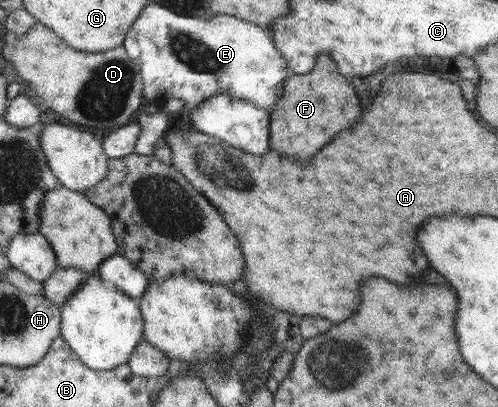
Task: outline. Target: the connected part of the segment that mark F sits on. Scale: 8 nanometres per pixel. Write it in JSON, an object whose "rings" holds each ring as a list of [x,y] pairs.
{"rings":[[[327,55],[317,57],[315,67],[305,75],[291,75],[283,83],[283,97],[269,112],[269,144],[295,163],[309,163],[321,147],[341,131],[357,125],[363,117],[362,101],[350,78],[341,75],[337,62]]]}

